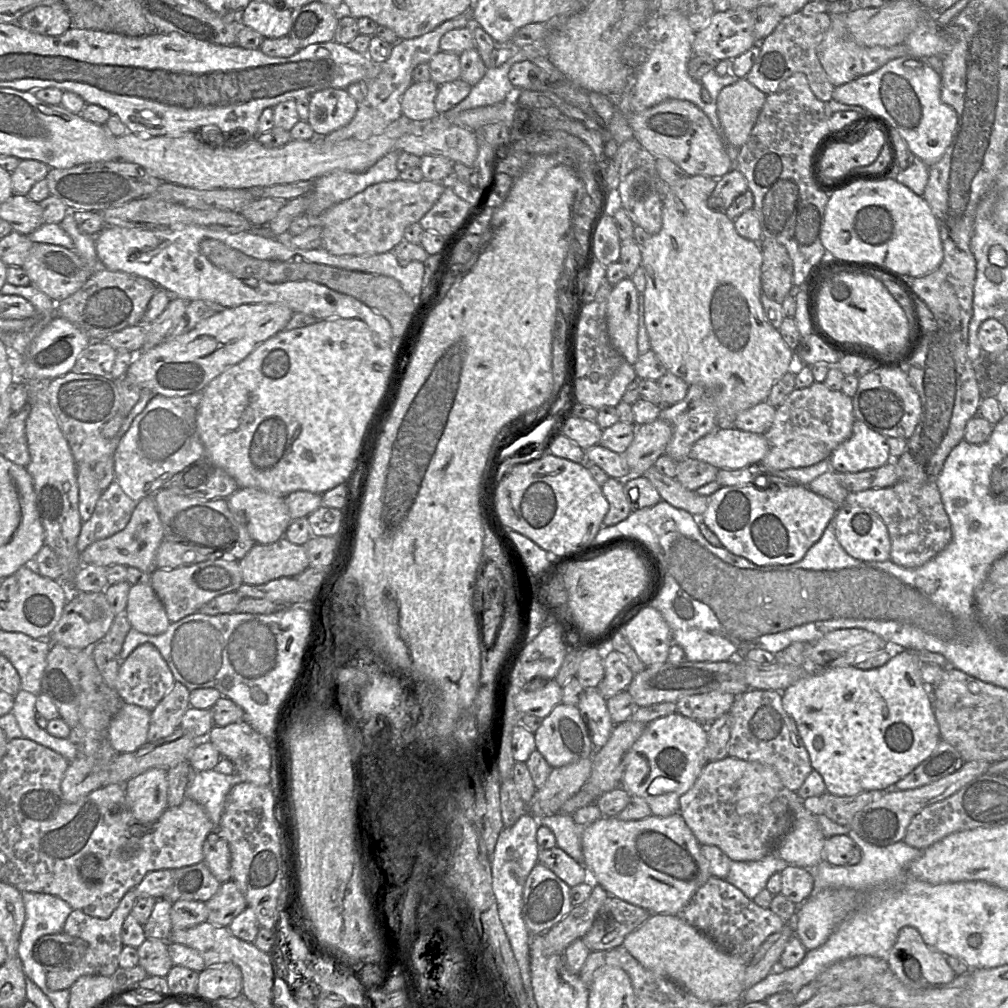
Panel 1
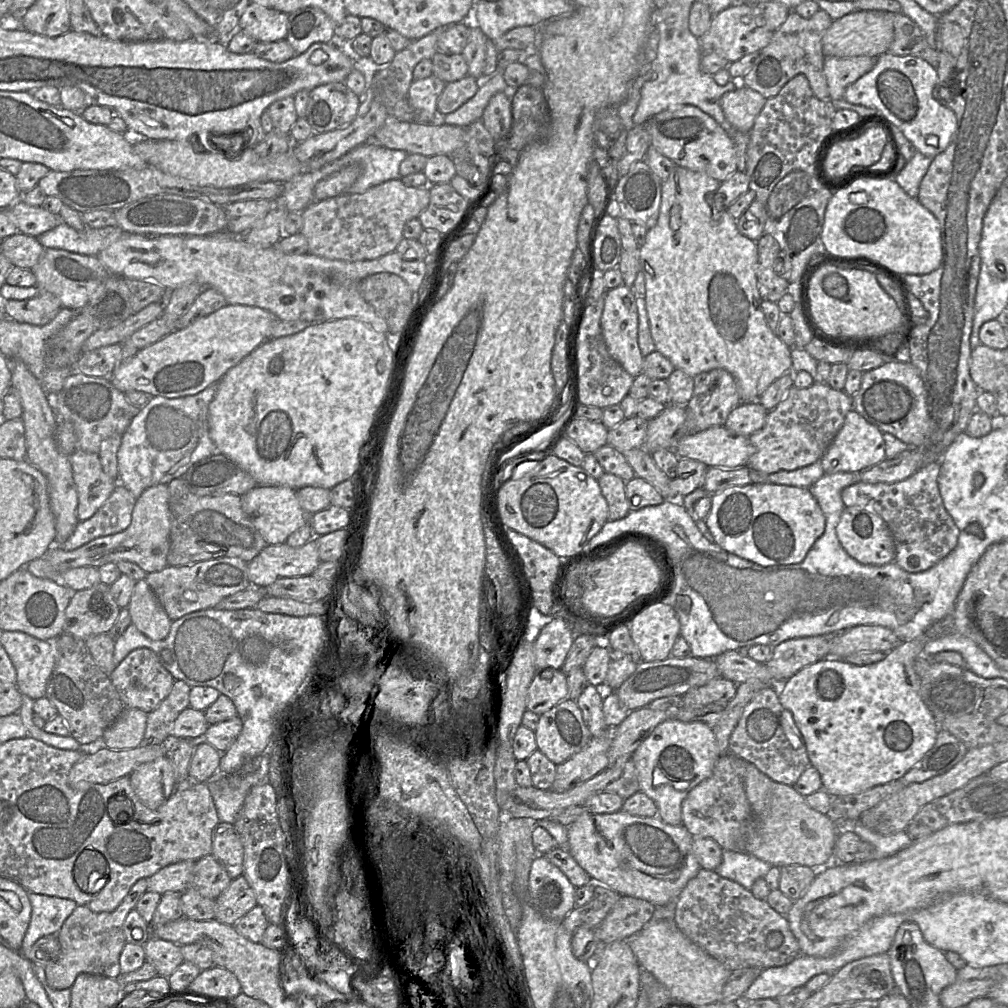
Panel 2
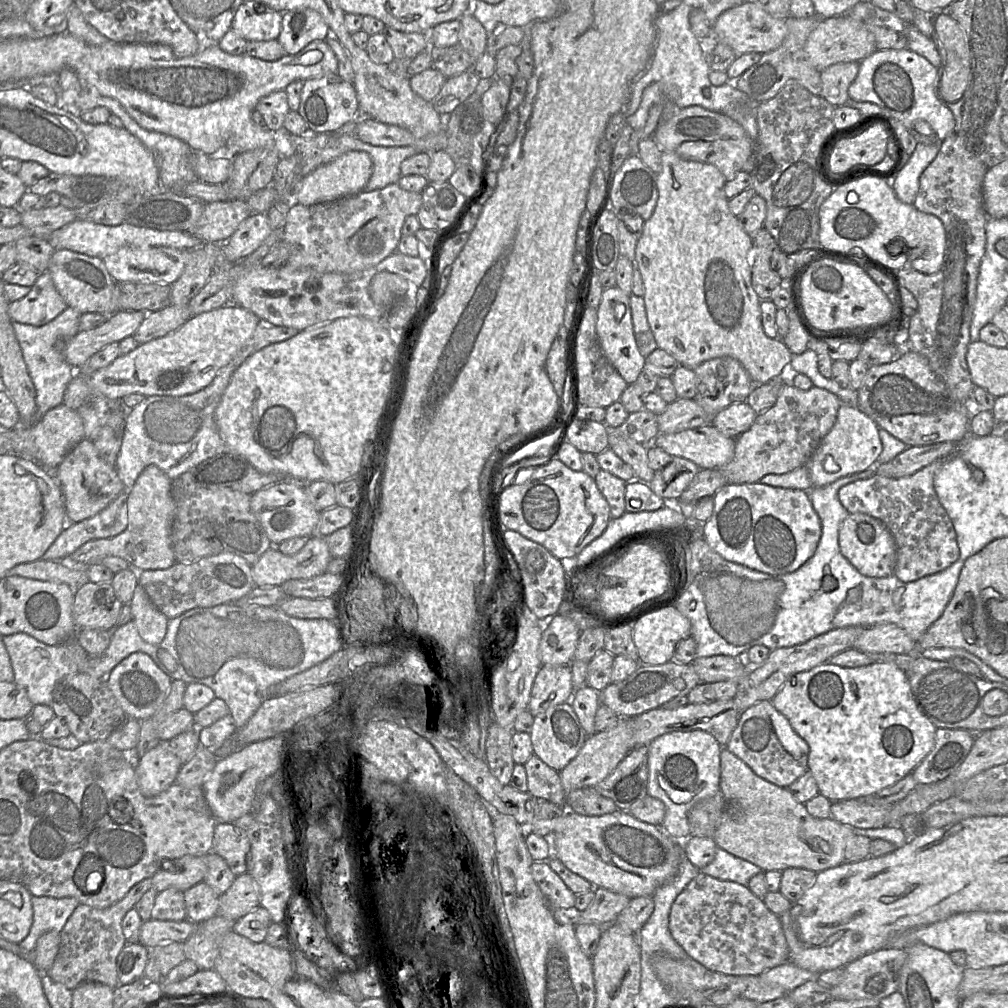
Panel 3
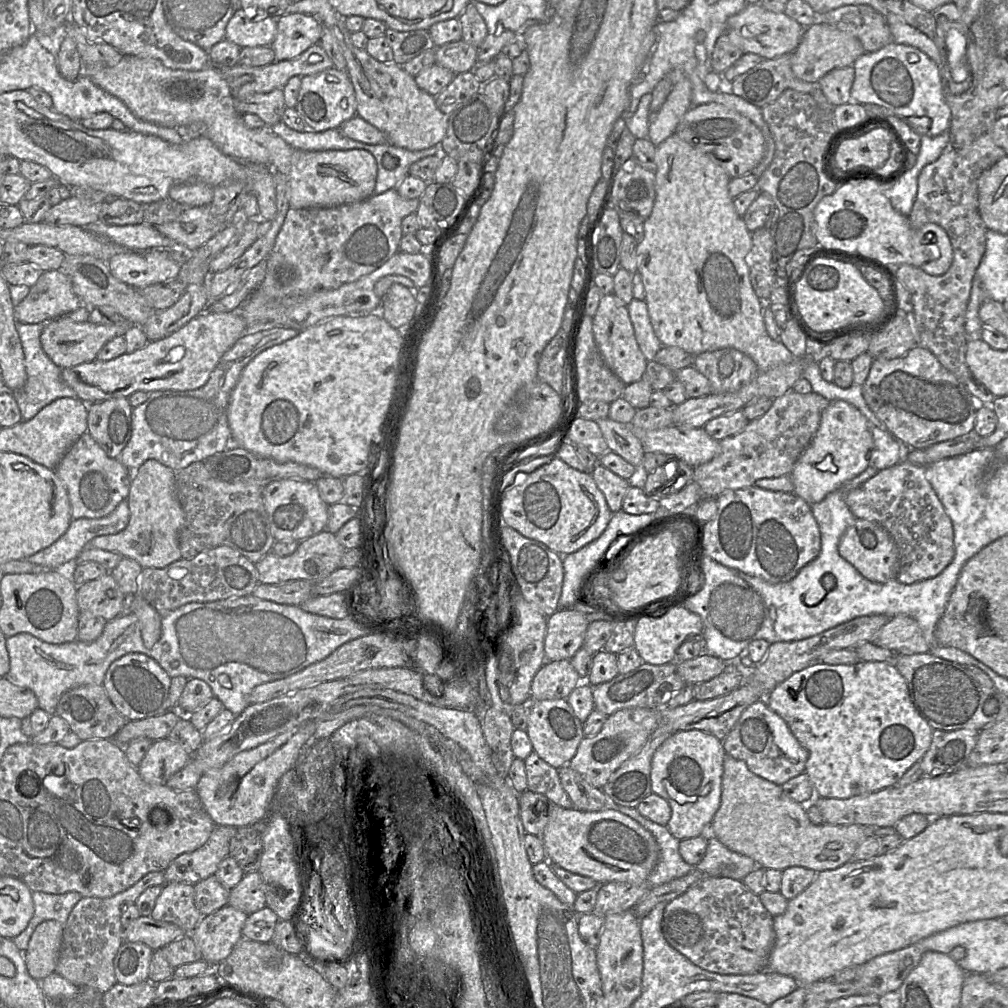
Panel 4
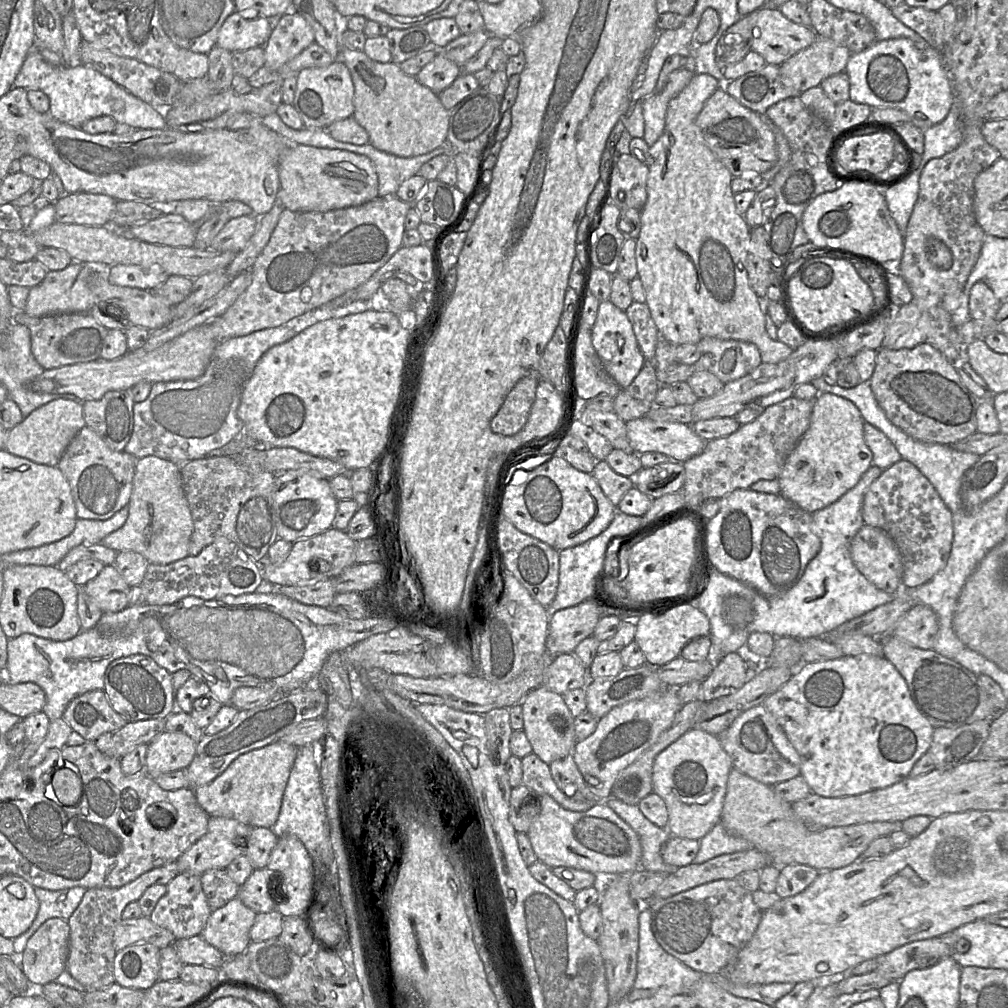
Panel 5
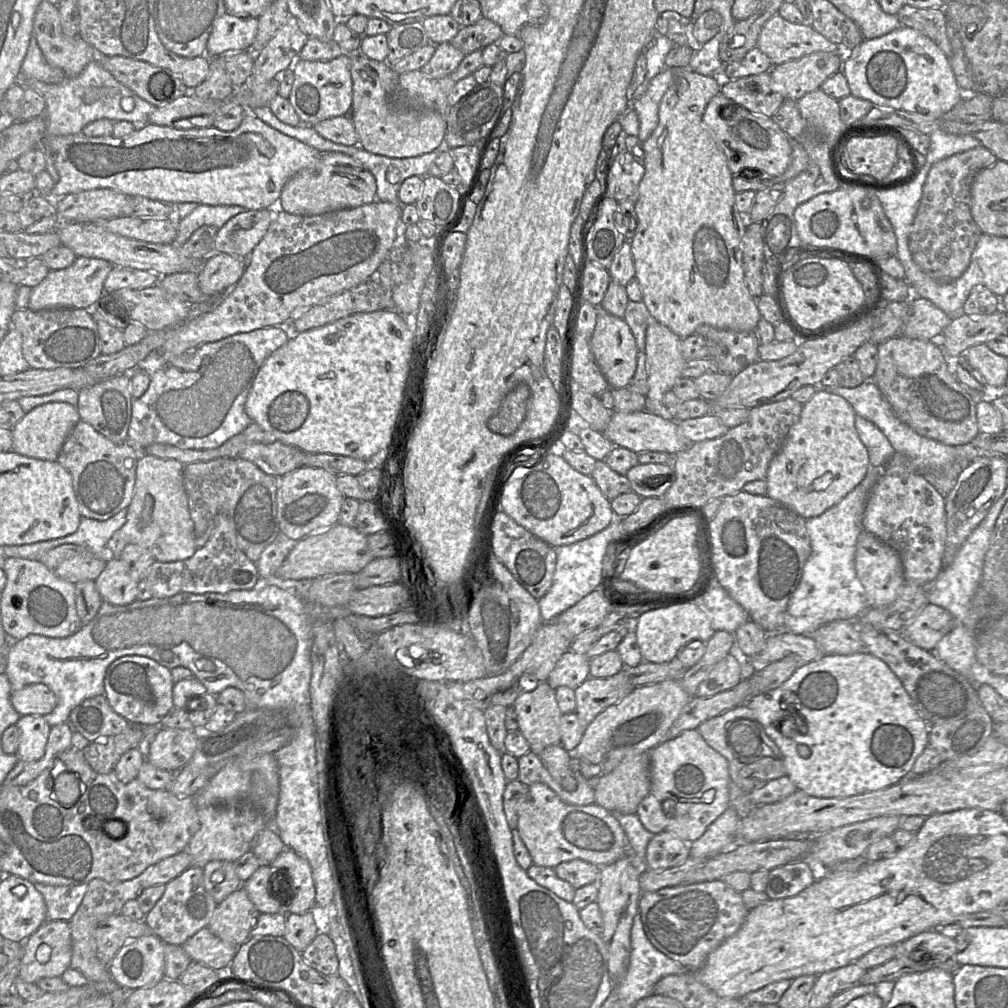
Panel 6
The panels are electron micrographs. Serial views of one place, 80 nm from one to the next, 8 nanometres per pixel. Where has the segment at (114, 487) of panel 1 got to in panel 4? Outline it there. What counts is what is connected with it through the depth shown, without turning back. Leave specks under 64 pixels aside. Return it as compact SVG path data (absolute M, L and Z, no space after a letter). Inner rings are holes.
M128 498L122 500L117 507L108 515L101 518L81 518L72 519L67 531L59 537L50 546L38 551L37 553L29 556L26 559L33 564L45 566L50 569L57 569L66 571L72 579L74 568L78 565L75 559L83 549L88 546L88 543L99 536L116 534L126 528L130 519L130 510L128 505Z

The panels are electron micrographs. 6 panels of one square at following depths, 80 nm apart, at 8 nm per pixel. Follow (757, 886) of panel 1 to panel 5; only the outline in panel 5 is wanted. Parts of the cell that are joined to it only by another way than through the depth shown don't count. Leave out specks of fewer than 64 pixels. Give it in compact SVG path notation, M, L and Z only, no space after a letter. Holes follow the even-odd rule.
M719 822L699 840L699 851L692 864L702 864L717 856L745 851L750 847L749 842L729 833Z

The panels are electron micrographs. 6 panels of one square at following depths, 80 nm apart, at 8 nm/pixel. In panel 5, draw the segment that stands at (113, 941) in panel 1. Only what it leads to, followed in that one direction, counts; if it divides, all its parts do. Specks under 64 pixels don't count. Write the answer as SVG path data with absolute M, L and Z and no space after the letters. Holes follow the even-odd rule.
M177 862L153 868L132 882L119 888L90 888L69 918L69 953L66 970L80 982L86 991L104 989L113 983L114 958L117 951L113 945L114 931L122 920L127 904L137 902L147 888L153 885L167 885L179 874Z

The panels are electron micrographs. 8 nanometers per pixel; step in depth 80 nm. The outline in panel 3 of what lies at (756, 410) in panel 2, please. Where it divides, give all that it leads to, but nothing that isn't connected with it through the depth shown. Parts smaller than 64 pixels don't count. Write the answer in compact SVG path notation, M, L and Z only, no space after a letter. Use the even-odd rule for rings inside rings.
M745 401L732 404L719 412L713 418L711 425L723 435L736 439L751 427L757 416Z

